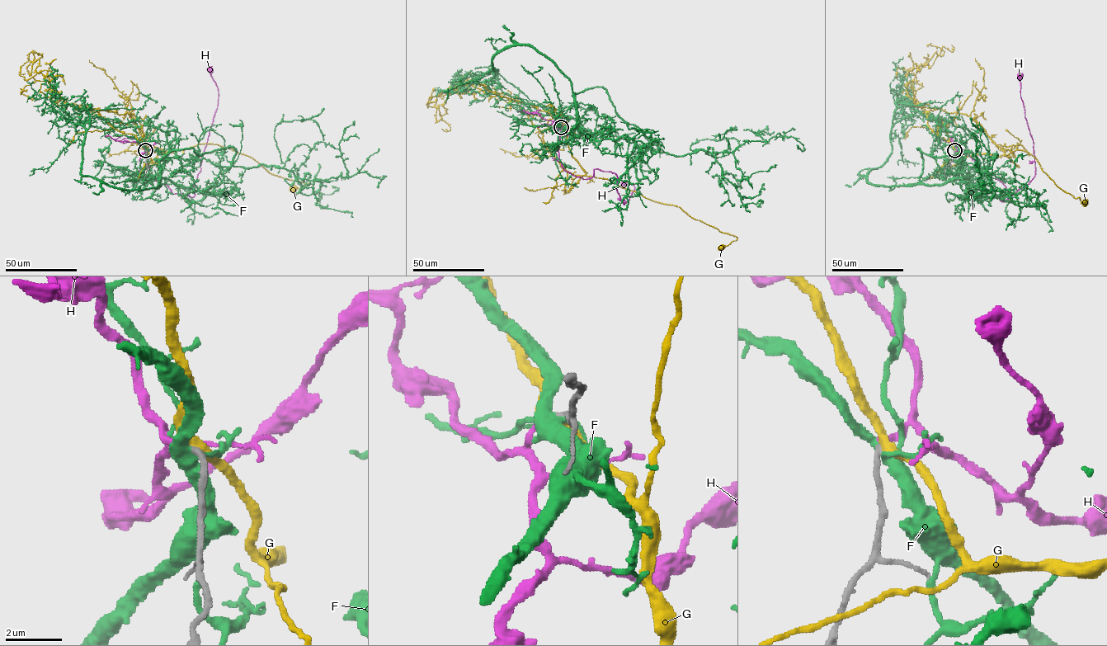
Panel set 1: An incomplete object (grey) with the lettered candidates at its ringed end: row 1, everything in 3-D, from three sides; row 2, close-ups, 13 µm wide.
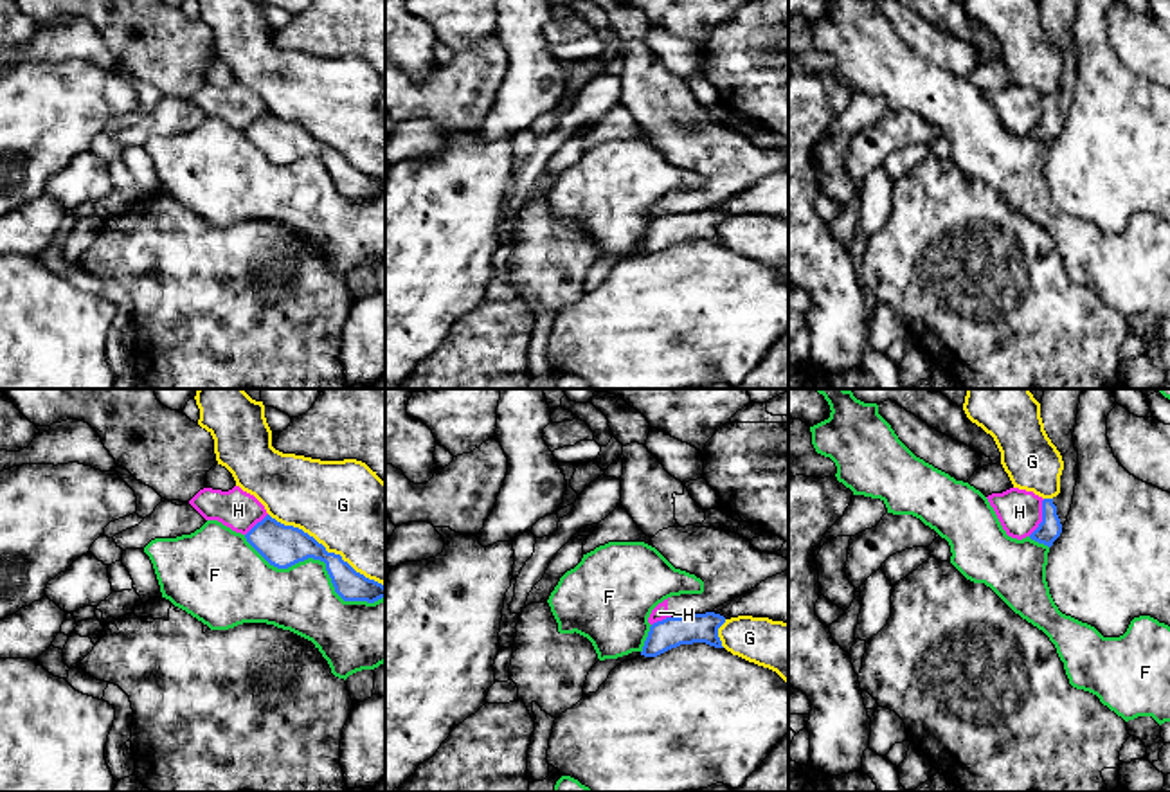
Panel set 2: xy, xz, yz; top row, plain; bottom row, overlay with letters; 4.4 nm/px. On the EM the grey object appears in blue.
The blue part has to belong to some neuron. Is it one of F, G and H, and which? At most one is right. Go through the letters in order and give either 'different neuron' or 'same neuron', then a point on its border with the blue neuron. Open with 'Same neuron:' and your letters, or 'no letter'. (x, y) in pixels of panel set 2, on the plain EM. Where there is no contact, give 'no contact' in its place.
Same neuron: no letter
F: different neuron; contact xy (321, 157)
G: different neuron; contact xy (324, 146)
H: different neuron; contact yz (1043, 114)

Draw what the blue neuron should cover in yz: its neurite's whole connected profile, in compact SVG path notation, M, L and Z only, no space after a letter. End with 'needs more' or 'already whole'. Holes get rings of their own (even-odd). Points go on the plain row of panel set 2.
M1040 0L1044 27L1064 58L1060 90L1042 97L1042 119L1030 131L1031 137L1048 144L1060 133L1073 101L1078 74L1078 49L1073 38L1076 11L1078 0Z | needs more

